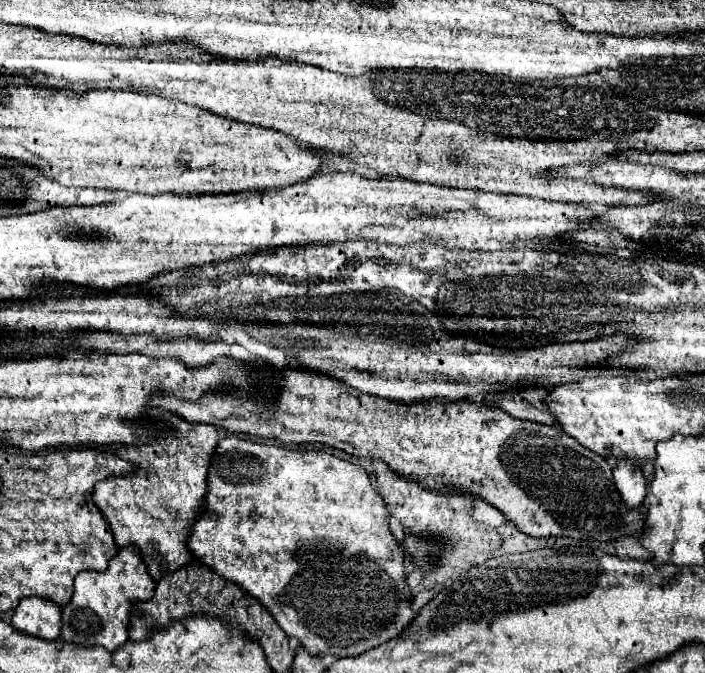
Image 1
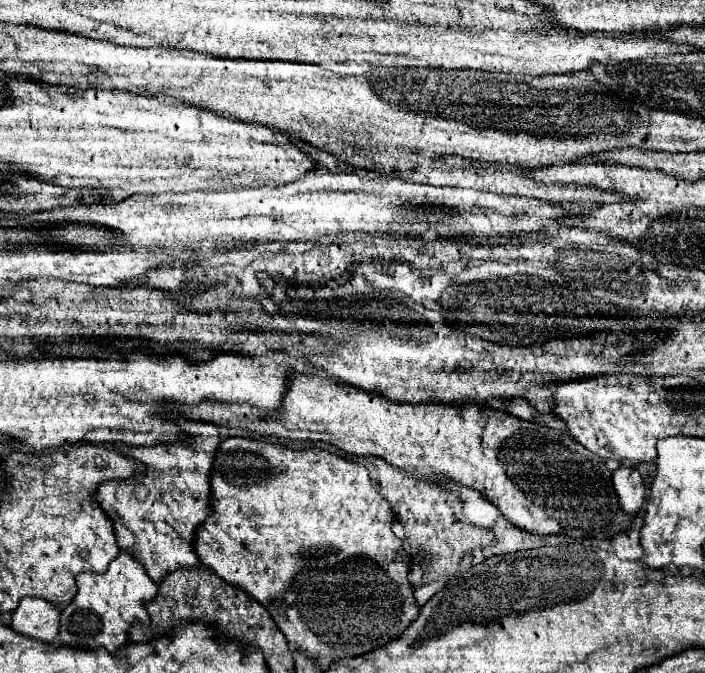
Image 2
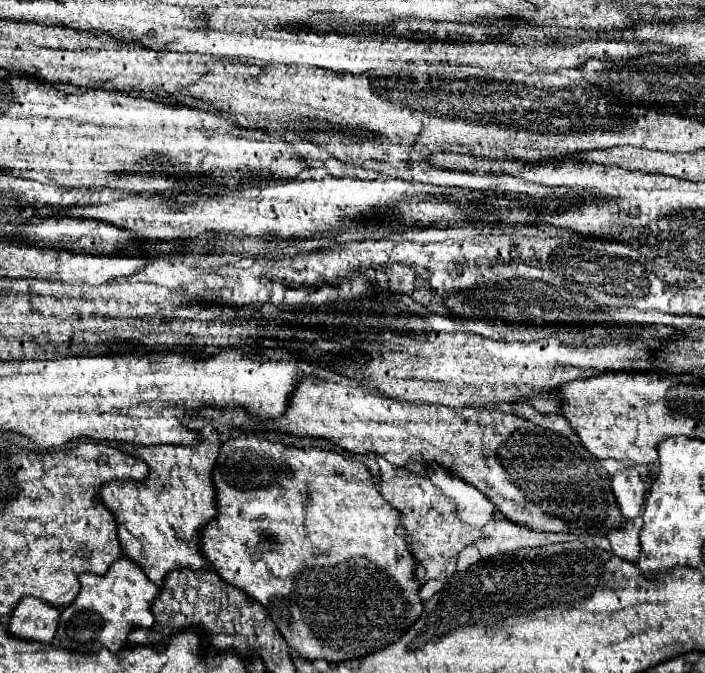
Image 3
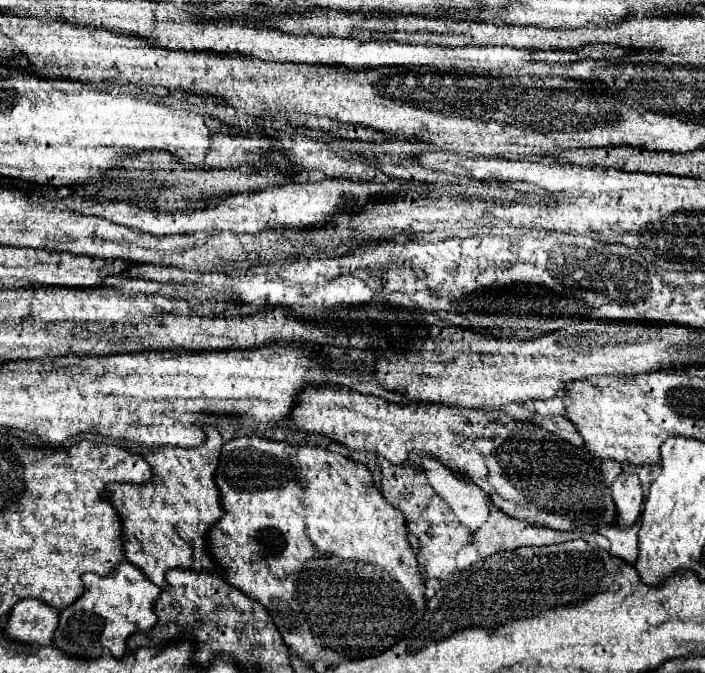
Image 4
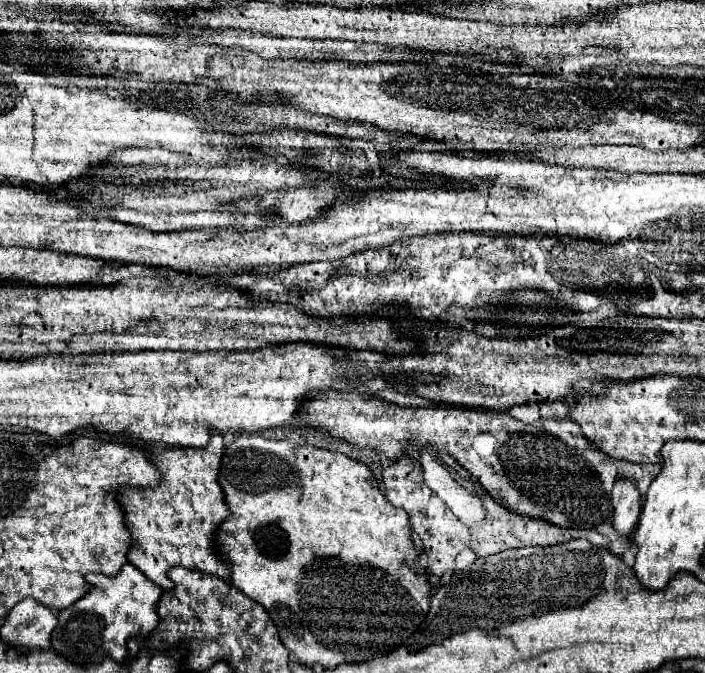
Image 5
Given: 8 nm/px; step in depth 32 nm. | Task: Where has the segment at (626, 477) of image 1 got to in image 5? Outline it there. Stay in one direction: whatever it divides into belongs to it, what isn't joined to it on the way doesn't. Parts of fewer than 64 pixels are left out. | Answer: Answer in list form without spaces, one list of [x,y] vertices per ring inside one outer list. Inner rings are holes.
[[[616,480],[612,494],[612,526],[620,536],[630,536],[640,516],[640,492],[630,480]]]

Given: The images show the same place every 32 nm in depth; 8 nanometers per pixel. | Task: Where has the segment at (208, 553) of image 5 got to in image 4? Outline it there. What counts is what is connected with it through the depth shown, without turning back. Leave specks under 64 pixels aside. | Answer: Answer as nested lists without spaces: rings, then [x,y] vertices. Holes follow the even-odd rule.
[[[208,428],[208,442],[200,448],[168,448],[162,446],[158,450],[142,450],[144,458],[156,472],[156,484],[136,486],[136,484],[112,484],[108,488],[108,496],[112,496],[112,504],[116,504],[116,510],[120,510],[120,518],[124,522],[124,536],[128,540],[126,548],[126,560],[138,566],[156,586],[168,588],[166,572],[170,568],[190,568],[190,570],[204,570],[204,572],[216,572],[218,576],[224,576],[224,570],[216,564],[212,554],[208,552],[208,532],[224,516],[224,508],[220,502],[220,490],[216,488],[214,474],[218,468],[218,458],[224,442],[216,428]]]

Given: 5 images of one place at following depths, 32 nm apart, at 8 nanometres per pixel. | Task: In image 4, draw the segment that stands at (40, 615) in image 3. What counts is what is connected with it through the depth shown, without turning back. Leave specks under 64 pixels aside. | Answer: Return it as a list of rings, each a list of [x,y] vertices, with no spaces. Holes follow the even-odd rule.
[[[36,598],[20,600],[4,626],[4,636],[18,644],[48,646],[52,642],[52,632],[58,626],[58,612]]]

